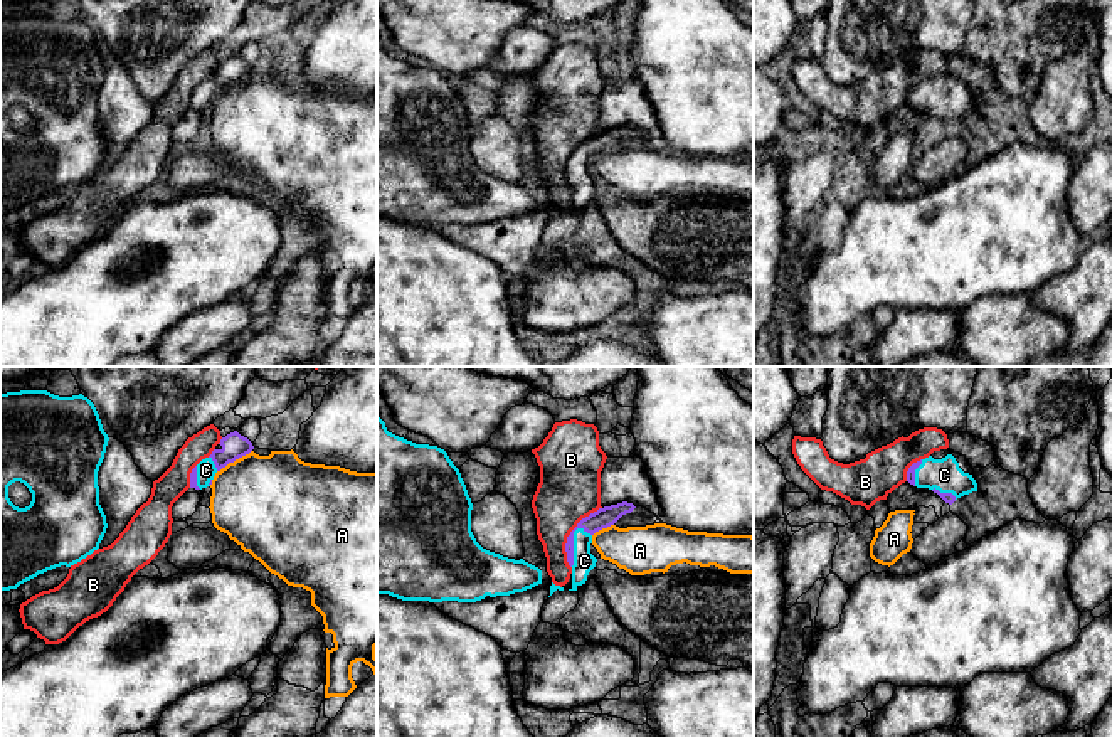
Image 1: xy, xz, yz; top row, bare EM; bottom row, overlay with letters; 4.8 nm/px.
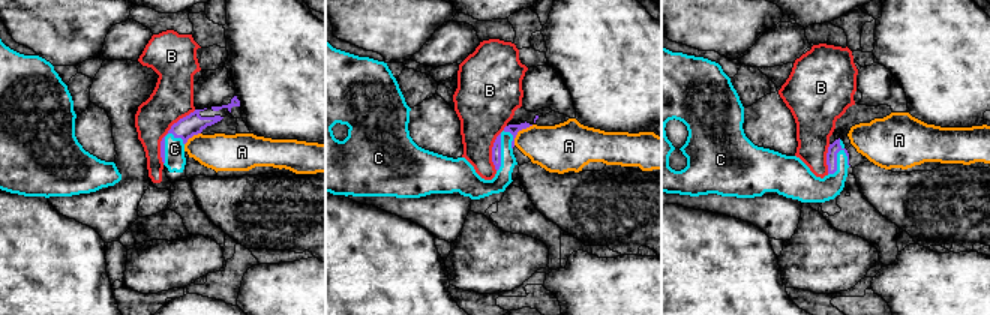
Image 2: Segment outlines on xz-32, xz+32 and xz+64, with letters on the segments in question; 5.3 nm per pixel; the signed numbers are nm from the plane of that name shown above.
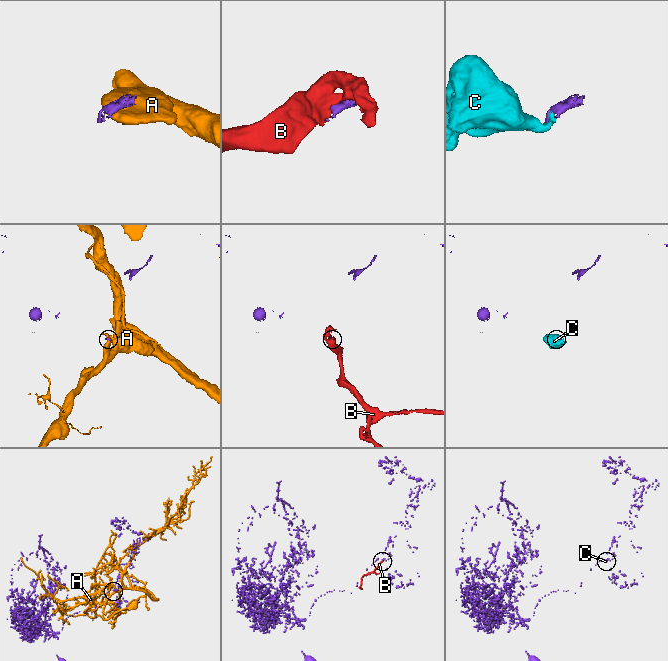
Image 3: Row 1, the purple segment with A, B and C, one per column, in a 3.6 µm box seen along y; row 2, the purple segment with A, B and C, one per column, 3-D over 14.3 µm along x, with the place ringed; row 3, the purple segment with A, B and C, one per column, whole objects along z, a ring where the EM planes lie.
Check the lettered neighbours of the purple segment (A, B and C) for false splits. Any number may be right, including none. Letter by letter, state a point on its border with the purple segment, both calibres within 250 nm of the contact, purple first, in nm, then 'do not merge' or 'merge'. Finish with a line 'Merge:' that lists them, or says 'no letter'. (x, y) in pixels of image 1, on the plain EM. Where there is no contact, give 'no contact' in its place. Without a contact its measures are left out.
A: meets purple in xy at (234, 83); 120 nm thick on the purple side, 460 nm on the other; do not merge
B: meets purple in xz at (571, 157); 100 nm thick on the purple side, 300 nm on the other; do not merge
C: meets purple in xz at (572, 169); 100 nm thick on the purple side, 100 nm on the other; merge
Merge: C

